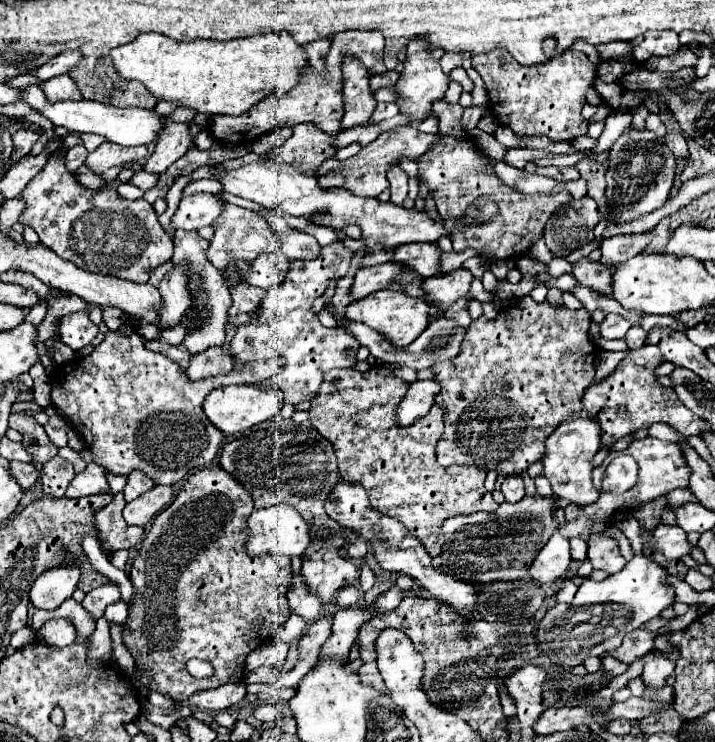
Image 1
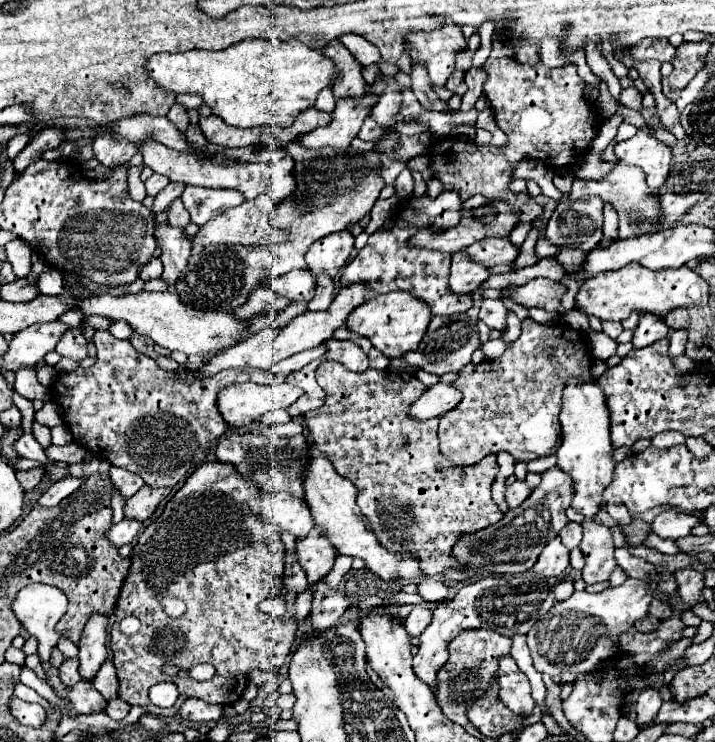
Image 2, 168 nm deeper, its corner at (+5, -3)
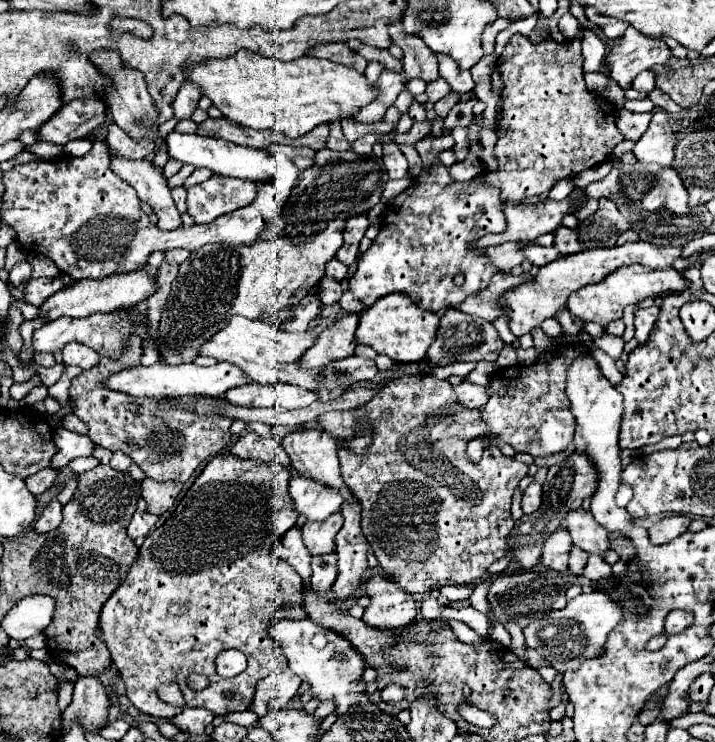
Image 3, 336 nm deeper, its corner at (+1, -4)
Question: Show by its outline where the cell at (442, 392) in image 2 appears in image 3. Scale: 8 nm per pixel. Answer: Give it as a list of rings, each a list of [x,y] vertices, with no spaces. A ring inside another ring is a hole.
[[[467,380],[457,384],[457,394],[459,394],[459,402],[465,408],[481,408],[489,400],[489,394],[487,394],[485,386],[475,386],[475,384],[467,382]]]

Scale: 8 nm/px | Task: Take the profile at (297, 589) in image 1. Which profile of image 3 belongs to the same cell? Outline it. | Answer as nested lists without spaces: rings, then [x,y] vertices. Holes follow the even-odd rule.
[[[293,526],[289,532],[285,532],[285,536],[281,536],[281,540],[275,542],[273,556],[293,566],[303,580],[311,578],[311,552],[305,548],[301,530],[297,526]]]

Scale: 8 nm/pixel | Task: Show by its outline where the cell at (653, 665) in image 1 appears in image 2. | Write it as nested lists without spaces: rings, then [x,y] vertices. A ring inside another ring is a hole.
[[[645,687],[641,693],[639,693],[639,699],[637,699],[637,723],[639,725],[649,725],[649,721],[657,715],[659,707],[661,707],[663,699],[661,699],[661,693],[653,687]]]

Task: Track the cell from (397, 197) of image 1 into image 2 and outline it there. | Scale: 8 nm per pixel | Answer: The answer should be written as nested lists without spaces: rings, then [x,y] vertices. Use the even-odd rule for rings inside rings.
[[[381,157],[381,161],[383,161],[383,165],[381,165],[381,177],[385,179],[387,185],[395,185],[395,179],[405,169],[405,163],[397,161],[393,157]]]

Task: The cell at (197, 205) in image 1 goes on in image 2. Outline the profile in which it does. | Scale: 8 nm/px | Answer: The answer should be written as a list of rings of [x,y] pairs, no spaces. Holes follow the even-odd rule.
[[[187,185],[181,201],[191,215],[191,223],[203,227],[209,219],[221,215],[229,207],[241,205],[245,199],[239,191],[233,189],[207,189],[207,187],[191,187]]]

